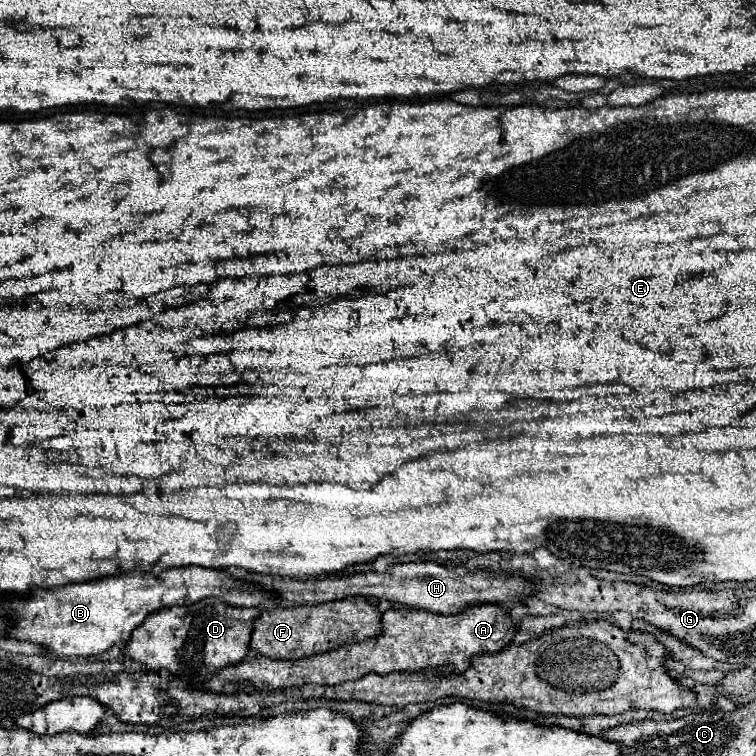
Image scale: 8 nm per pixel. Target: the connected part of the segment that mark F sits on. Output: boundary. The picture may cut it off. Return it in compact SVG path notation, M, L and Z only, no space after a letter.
M346 598L336 602L324 602L316 606L276 606L270 612L262 612L254 620L250 648L270 656L274 660L294 660L312 656L316 652L328 652L344 642L360 642L376 638L382 632L382 614L366 598Z

